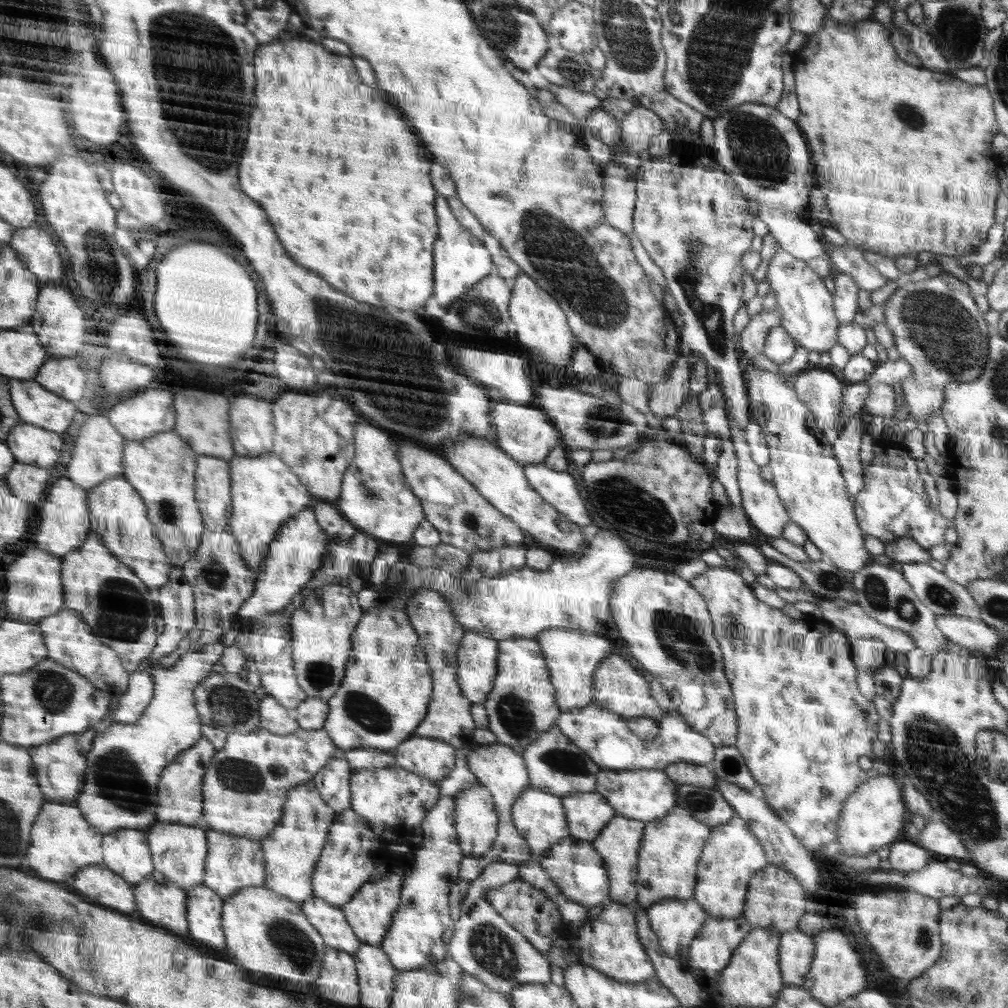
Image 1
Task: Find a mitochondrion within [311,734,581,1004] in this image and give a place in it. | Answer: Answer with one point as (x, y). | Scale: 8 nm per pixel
(493, 949)

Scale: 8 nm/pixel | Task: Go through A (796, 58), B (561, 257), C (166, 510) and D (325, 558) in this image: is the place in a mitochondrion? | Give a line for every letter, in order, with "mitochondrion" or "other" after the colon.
A: other
B: mitochondrion
C: mitochondrion
D: other

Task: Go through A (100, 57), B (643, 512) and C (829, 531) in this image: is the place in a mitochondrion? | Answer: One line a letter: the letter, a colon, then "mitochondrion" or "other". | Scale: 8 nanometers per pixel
A: other
B: mitochondrion
C: other

